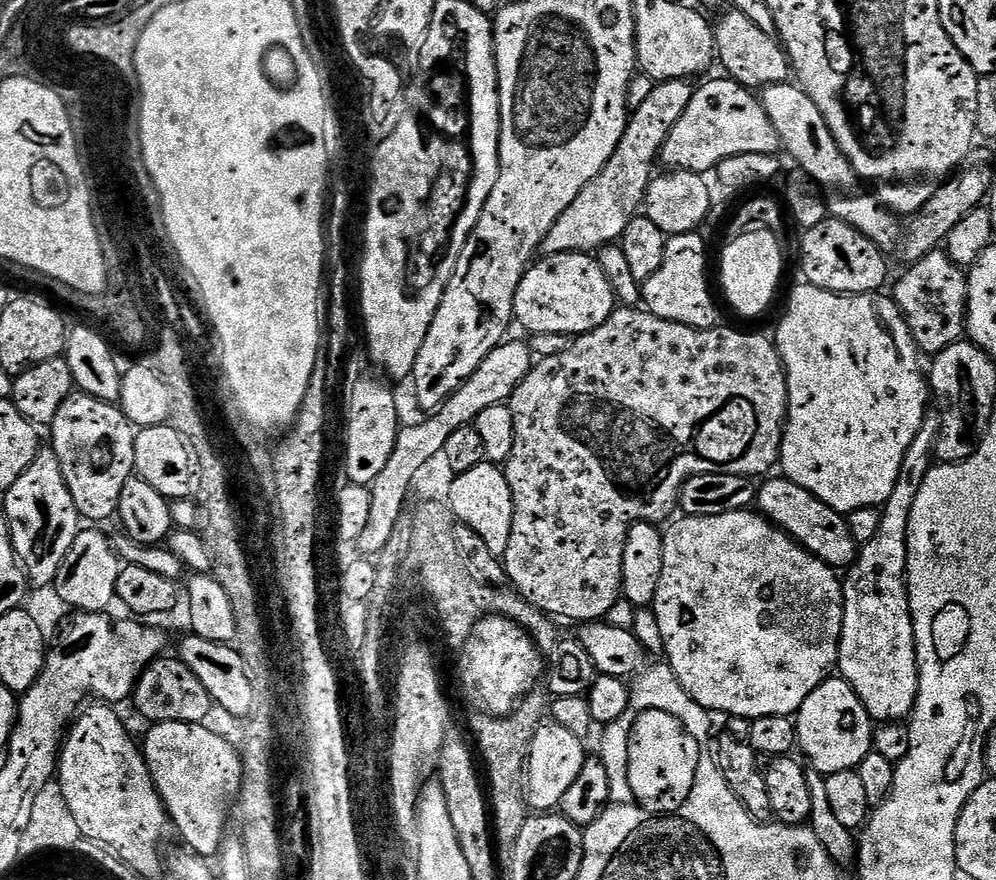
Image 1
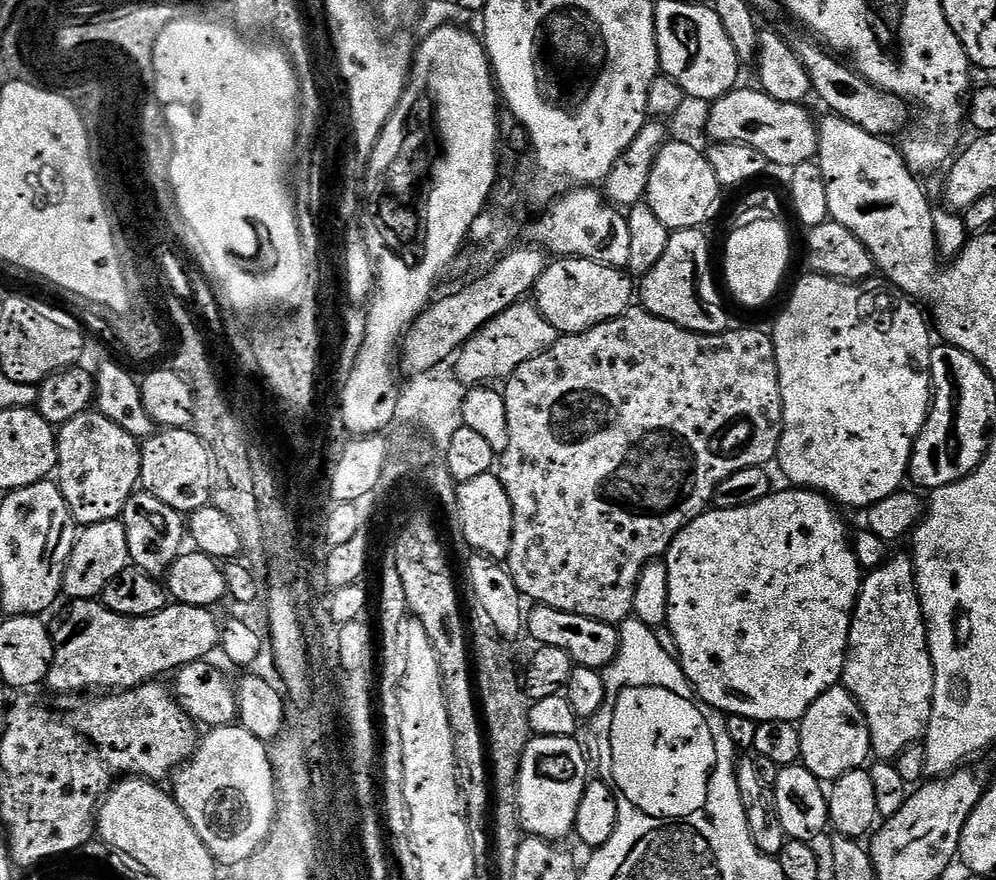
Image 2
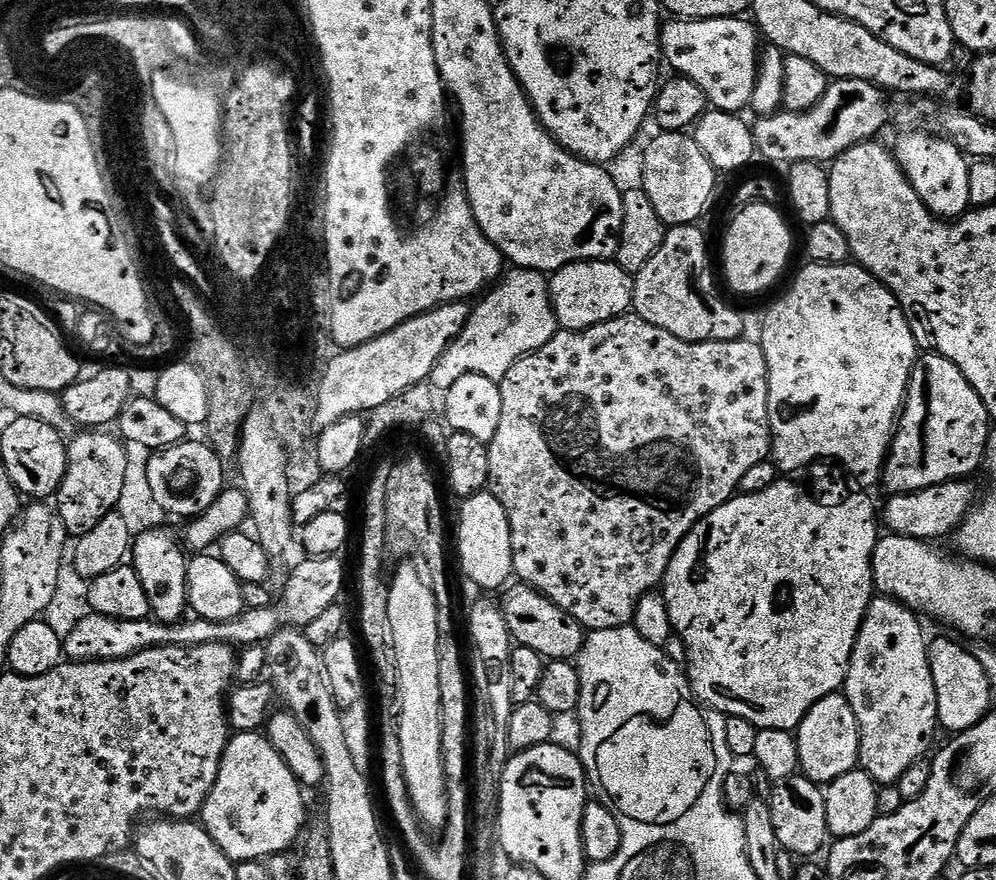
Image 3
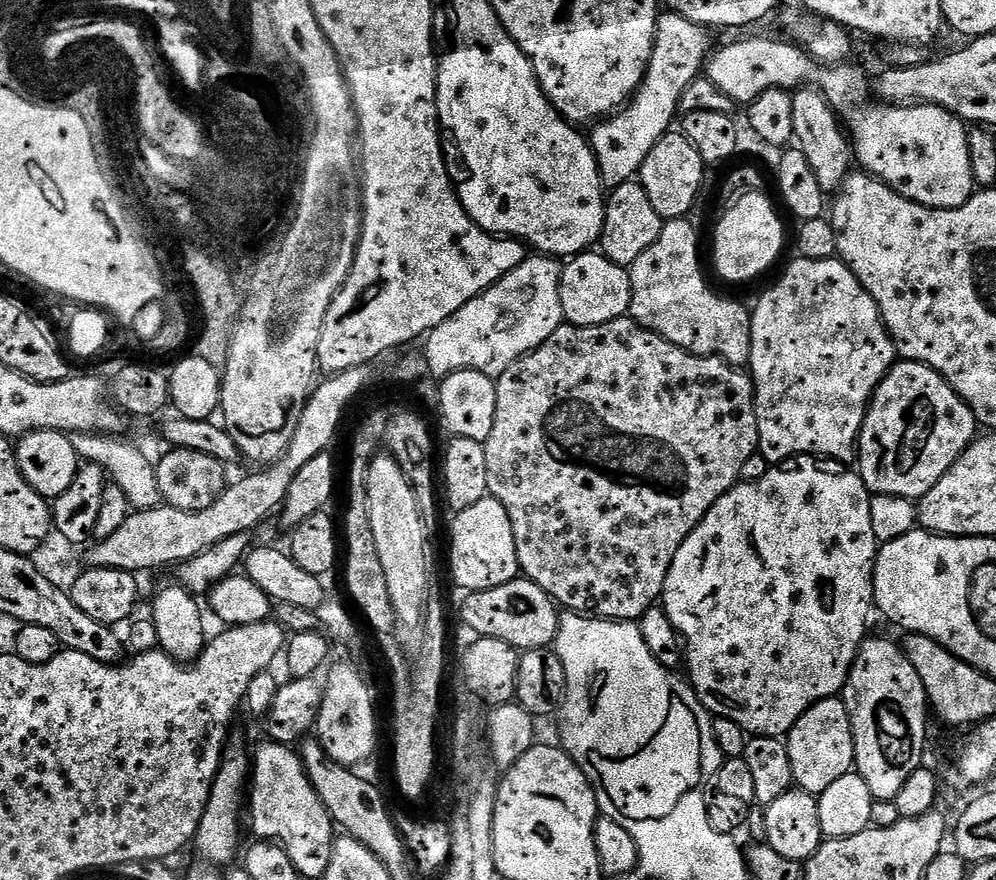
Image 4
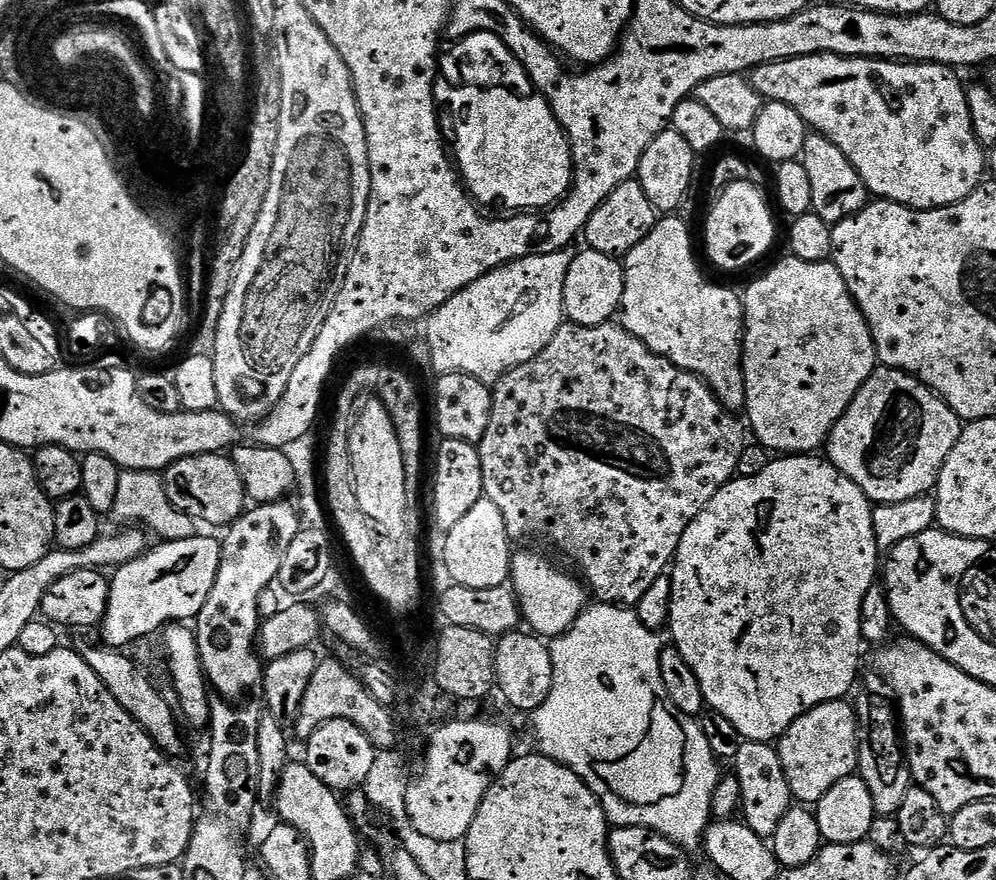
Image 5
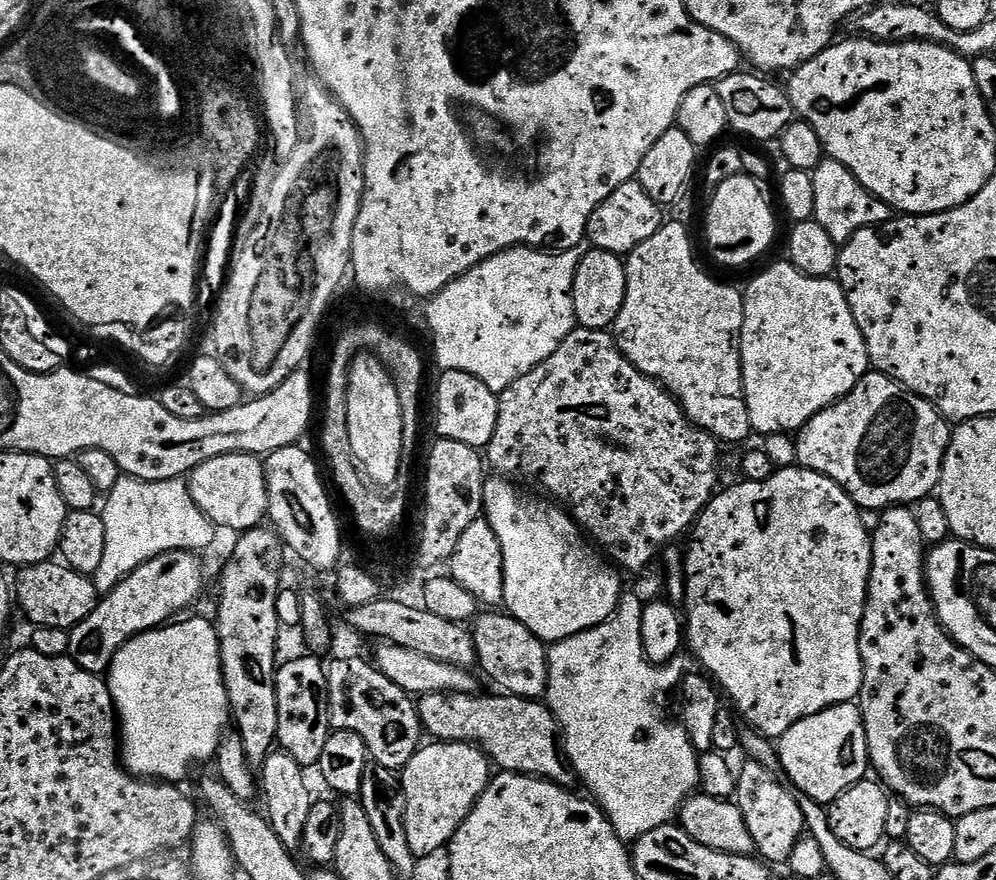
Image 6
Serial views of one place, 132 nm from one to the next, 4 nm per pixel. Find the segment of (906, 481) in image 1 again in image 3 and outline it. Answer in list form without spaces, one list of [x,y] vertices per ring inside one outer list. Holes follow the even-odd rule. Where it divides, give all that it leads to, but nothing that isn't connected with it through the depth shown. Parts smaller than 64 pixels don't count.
[[[877,595],[864,615],[858,638],[854,642],[852,657],[848,663],[848,676],[844,679],[842,695],[848,699],[856,715],[860,731],[859,767],[869,772],[880,786],[892,786],[914,766],[914,762],[929,755],[932,735],[938,732],[936,711],[938,697],[935,694],[934,679],[927,660],[929,641],[924,638],[921,617],[889,596]]]

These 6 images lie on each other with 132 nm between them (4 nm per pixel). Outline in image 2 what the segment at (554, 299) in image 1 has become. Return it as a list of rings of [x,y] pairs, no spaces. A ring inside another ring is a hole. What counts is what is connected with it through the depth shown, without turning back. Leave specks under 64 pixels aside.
[[[556,258],[538,278],[534,289],[534,303],[546,322],[556,328],[557,333],[585,332],[602,322],[618,318],[633,307],[634,280],[627,271],[602,266],[598,262]]]

